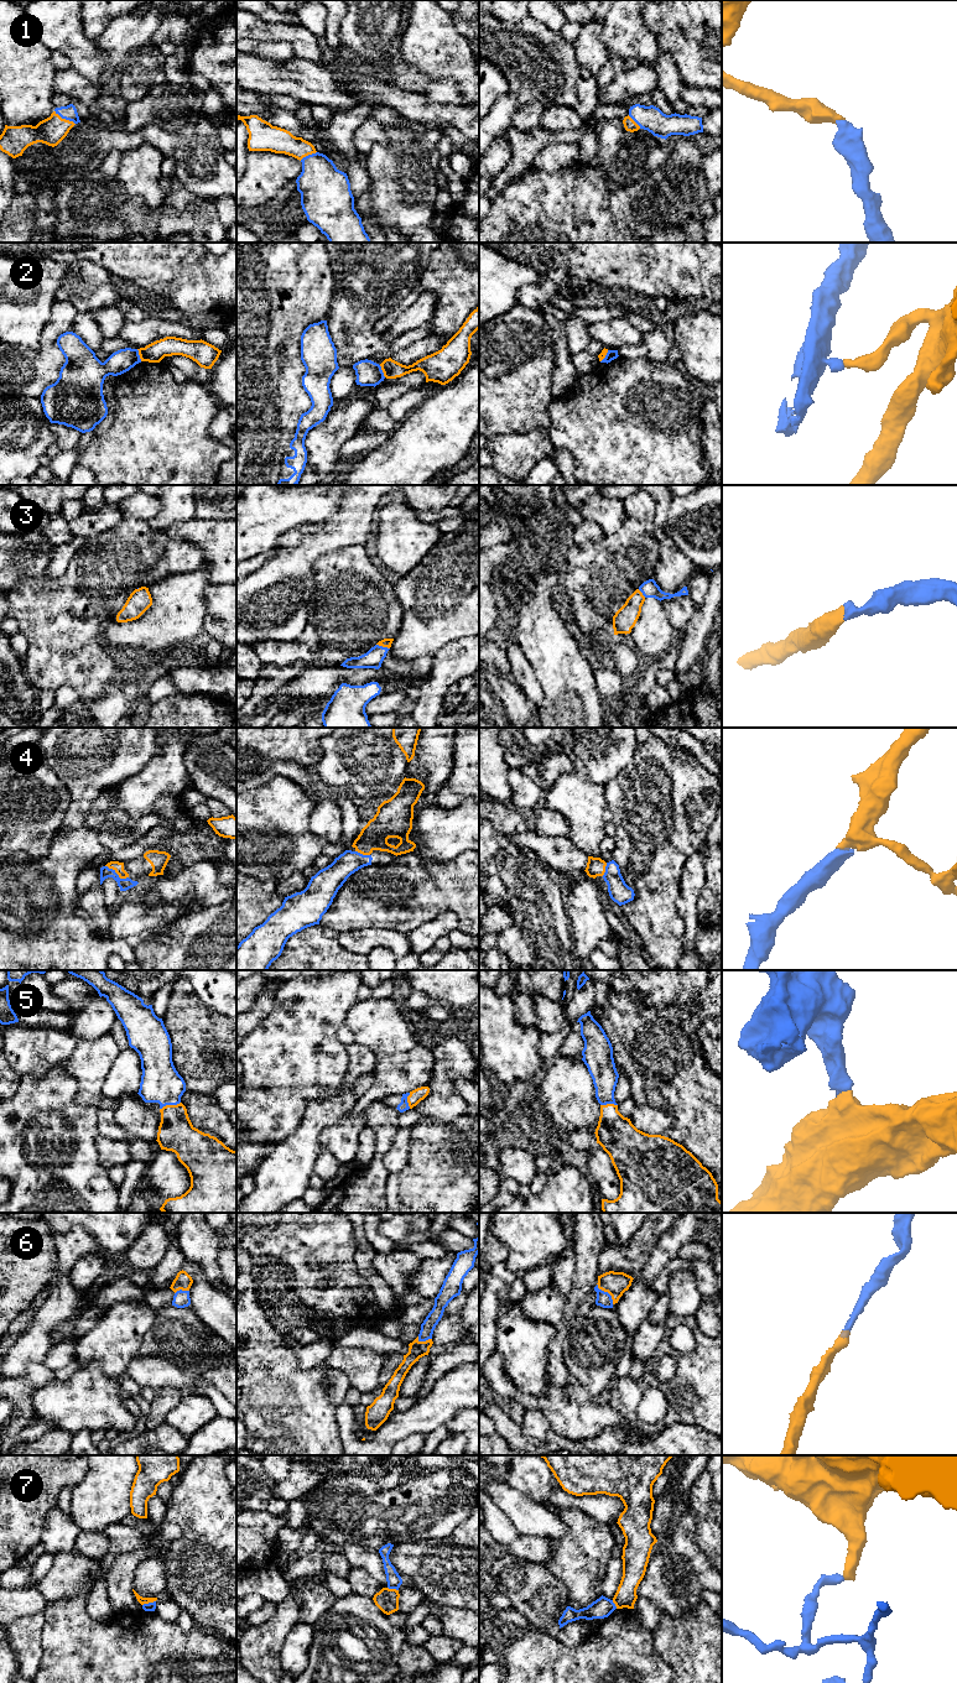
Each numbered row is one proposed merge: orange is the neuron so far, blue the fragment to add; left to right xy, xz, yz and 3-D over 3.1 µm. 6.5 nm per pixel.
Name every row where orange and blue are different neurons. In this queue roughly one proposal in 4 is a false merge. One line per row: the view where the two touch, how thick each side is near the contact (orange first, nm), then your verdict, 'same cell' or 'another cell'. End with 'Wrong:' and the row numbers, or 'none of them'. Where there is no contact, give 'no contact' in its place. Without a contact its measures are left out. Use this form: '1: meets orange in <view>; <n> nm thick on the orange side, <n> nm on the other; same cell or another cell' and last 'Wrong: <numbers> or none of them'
1: meets orange in xy; 180 nm thick on the orange side, 100 nm on the other; same cell
2: meets orange in xy; 130 nm thick on the orange side, 150 nm on the other; another cell
3: meets orange in xz; 60 nm thick on the orange side, 120 nm on the other; same cell
4: meets orange in xy; 70 nm thick on the orange side, 80 nm on the other; same cell
5: meets orange in xy; 240 nm thick on the orange side, 260 nm on the other; same cell
6: meets orange in yz; 160 nm thick on the orange side, 100 nm on the other; same cell
7: meets orange in xy; 50 nm thick on the orange side, 60 nm on the other; another cell
Wrong: 2, 7

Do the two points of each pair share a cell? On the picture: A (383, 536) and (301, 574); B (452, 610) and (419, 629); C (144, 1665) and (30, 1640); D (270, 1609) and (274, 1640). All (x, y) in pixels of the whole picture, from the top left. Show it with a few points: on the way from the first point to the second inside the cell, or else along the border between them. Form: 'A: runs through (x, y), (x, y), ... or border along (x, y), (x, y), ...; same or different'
A: border along (378, 510), (373, 538); different
B: runs through (443, 610), (427, 624); same
C: border along (46, 1614), (42, 1632), (42, 1658), (37, 1670); different
D: border along (277, 1603), (276, 1611), (268, 1620), (249, 1626); different

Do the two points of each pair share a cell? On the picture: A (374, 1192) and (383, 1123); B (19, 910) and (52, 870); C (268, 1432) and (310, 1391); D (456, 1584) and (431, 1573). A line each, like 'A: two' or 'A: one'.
A: one
B: one
C: one
D: one

